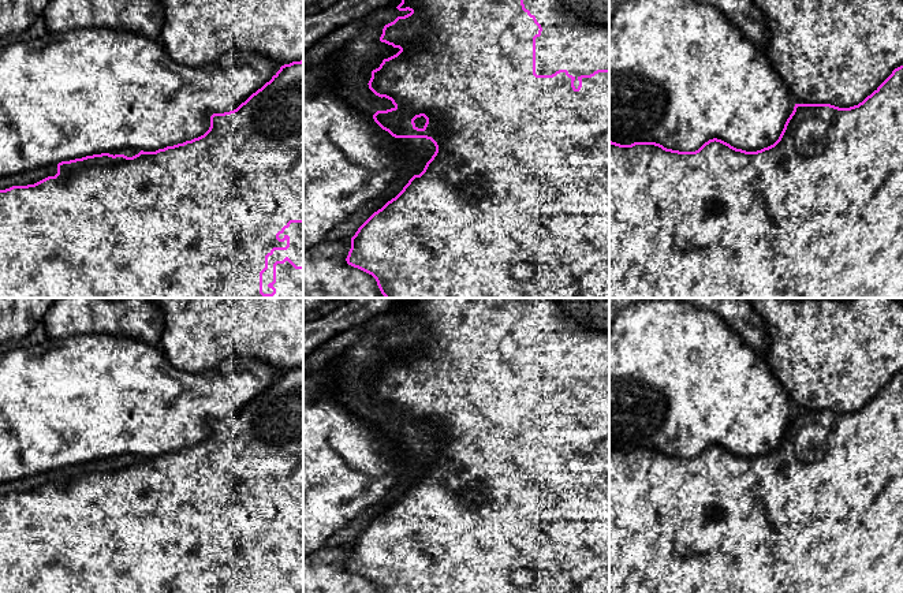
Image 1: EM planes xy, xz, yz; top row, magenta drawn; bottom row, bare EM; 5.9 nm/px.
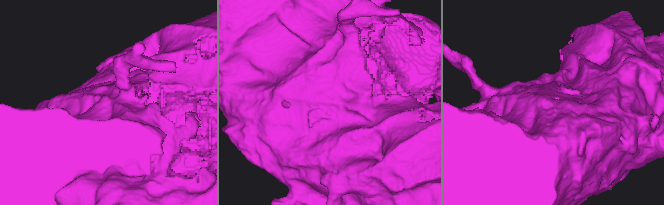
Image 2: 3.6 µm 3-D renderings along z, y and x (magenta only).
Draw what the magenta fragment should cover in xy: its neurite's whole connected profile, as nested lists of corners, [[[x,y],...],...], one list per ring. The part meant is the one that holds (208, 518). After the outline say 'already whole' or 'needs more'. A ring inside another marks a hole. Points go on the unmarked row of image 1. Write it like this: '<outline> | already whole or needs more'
[[[303,366],[284,370],[261,395],[236,415],[213,419],[209,436],[191,447],[167,452],[156,458],[122,455],[61,467],[57,480],[34,491],[0,496],[0,593],[303,593]]] | needs more

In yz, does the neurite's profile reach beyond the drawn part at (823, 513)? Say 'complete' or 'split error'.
complete

